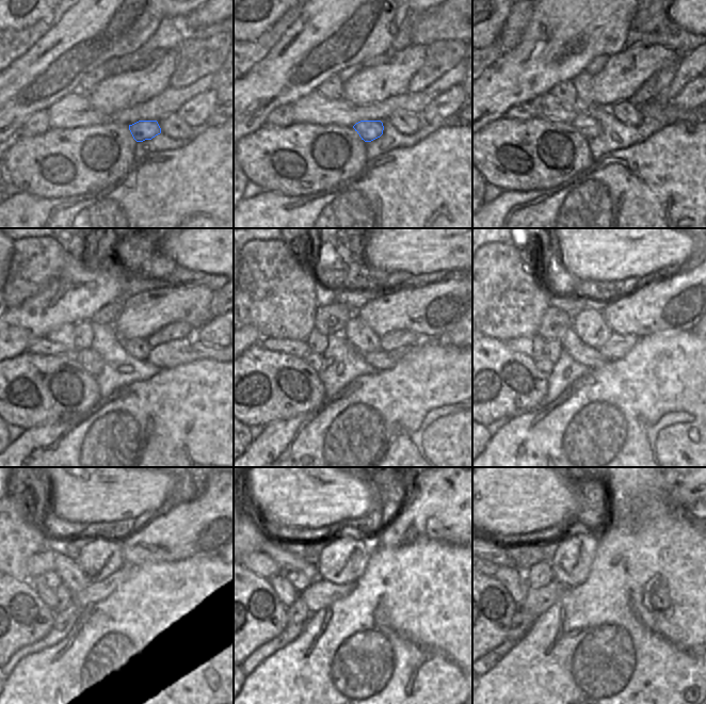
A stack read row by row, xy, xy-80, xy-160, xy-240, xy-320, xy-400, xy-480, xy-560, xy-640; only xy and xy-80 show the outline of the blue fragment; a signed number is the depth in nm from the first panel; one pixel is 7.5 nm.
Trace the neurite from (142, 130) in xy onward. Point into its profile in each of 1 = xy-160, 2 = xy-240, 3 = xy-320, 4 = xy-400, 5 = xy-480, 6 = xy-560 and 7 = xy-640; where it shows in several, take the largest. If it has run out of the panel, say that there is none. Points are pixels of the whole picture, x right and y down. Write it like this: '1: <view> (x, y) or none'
1: xy-160 (590, 128)
2: xy-240 (90, 361)
3: xy-320 (315, 361)
4: xy-400 (542, 362)
5: xy-480 (47, 594)
6: xy-560 (286, 592)
7: xy-640 (511, 577)

